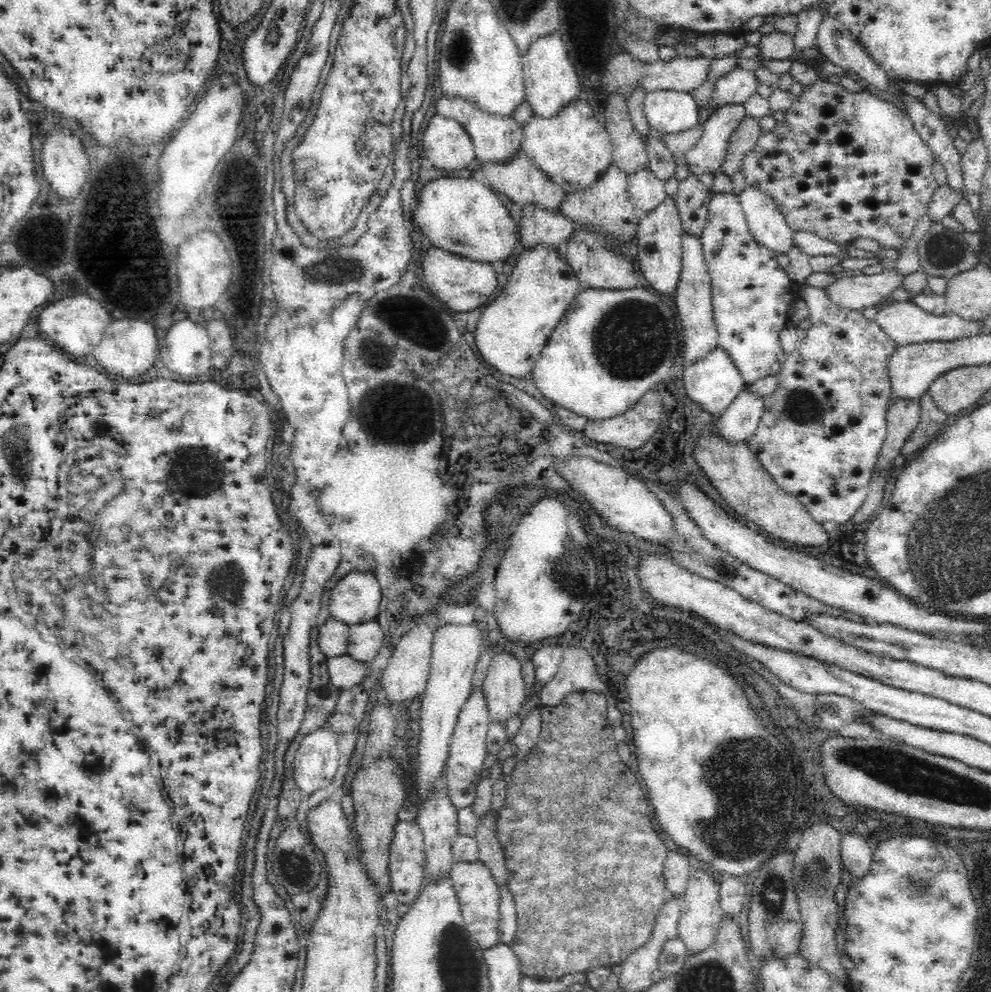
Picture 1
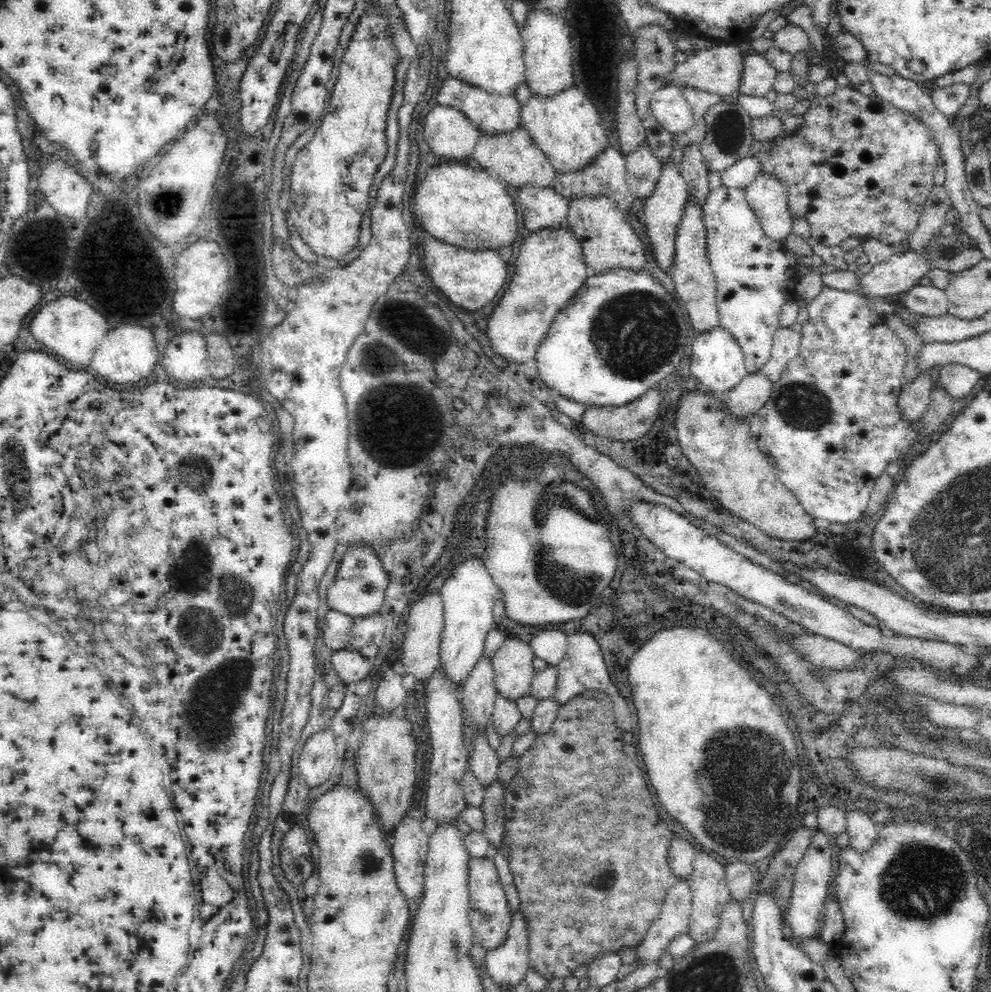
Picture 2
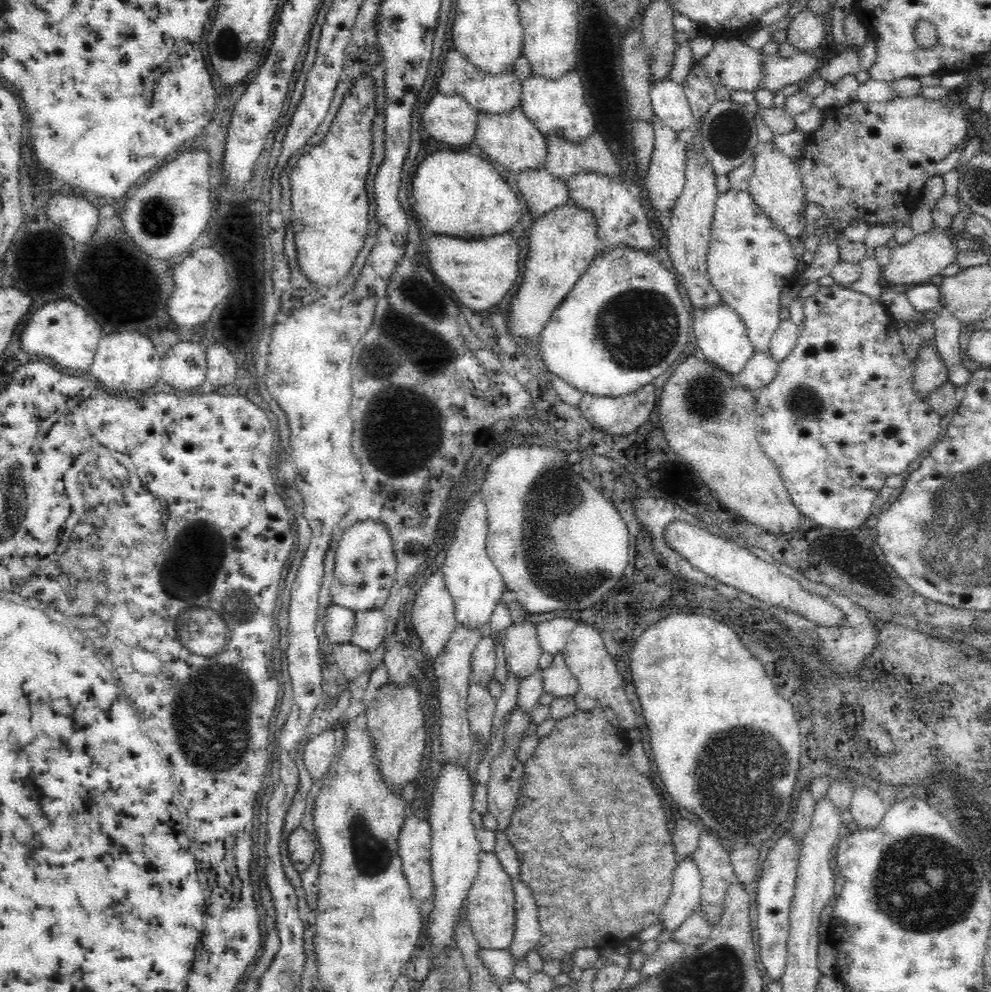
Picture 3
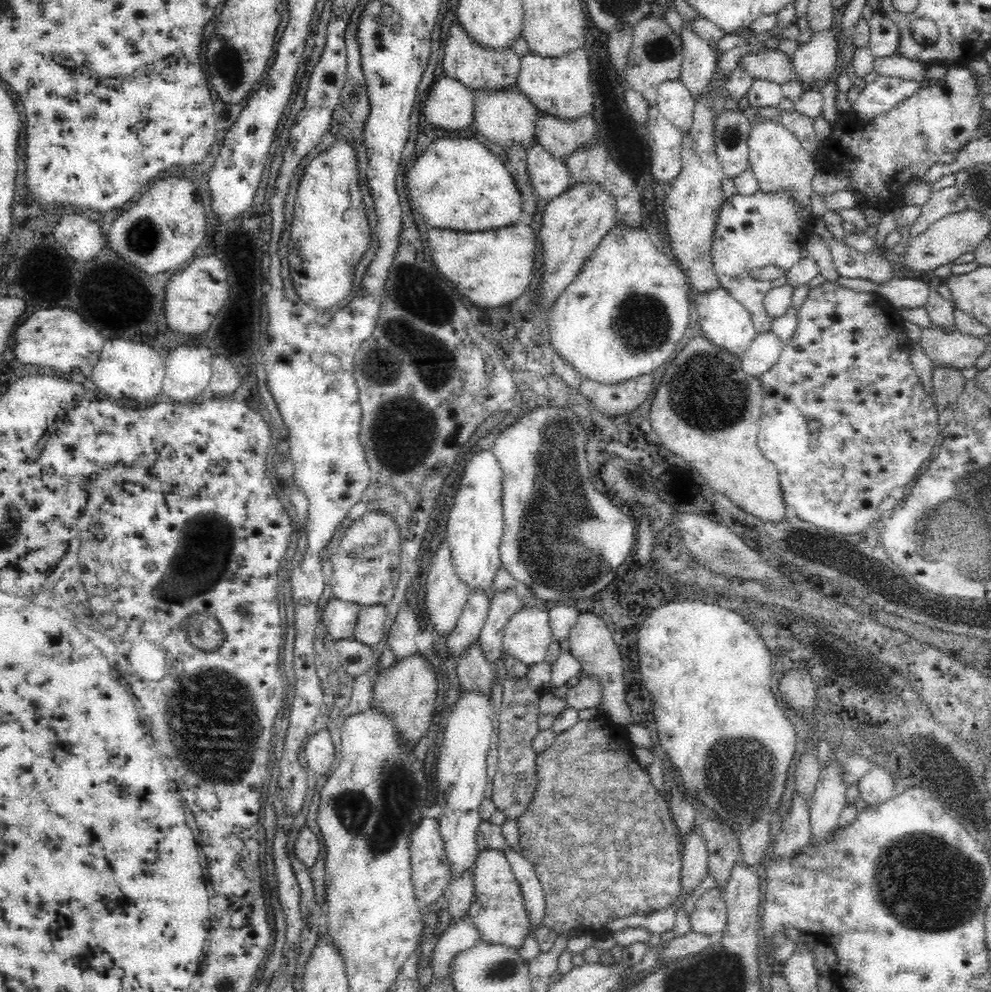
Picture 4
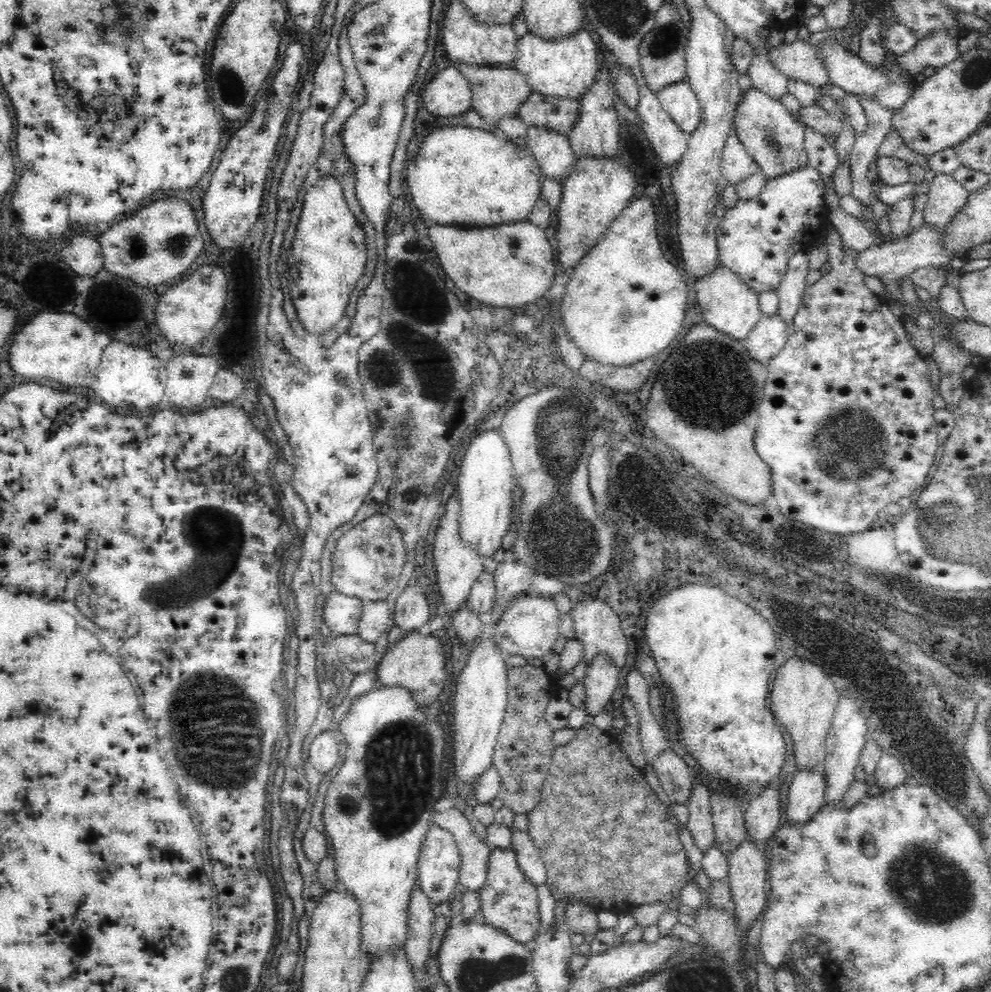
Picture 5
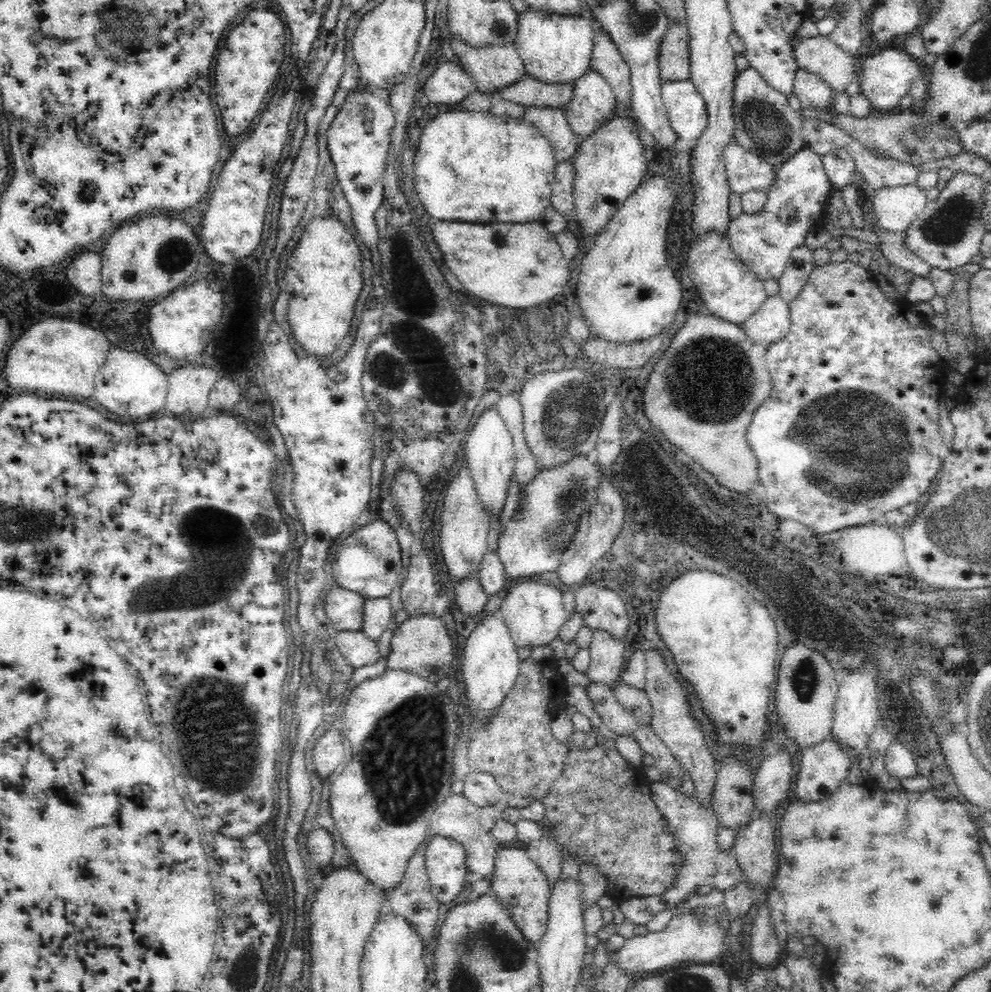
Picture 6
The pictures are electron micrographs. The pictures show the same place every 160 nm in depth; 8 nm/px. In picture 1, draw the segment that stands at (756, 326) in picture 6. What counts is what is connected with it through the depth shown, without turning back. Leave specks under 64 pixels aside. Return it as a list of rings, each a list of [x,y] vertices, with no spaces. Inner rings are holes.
[[[745,385],[739,397],[718,418],[717,430],[728,443],[747,441],[758,427],[764,410],[764,397],[750,391],[750,386]]]

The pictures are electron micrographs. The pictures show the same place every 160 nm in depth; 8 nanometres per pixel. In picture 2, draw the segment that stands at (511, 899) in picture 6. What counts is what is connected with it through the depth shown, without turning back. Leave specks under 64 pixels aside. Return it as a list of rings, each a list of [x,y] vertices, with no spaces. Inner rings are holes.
[[[489,857],[471,858],[469,862],[469,920],[473,941],[487,951],[498,948],[506,938],[511,926],[512,911],[508,907],[508,897],[500,883],[497,867]]]

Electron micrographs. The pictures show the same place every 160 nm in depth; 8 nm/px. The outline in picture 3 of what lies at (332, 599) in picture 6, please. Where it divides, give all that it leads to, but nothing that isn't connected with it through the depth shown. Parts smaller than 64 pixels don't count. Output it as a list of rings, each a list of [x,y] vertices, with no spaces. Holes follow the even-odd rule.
[[[330,603],[325,612],[325,633],[332,643],[351,642],[355,625],[355,611]]]

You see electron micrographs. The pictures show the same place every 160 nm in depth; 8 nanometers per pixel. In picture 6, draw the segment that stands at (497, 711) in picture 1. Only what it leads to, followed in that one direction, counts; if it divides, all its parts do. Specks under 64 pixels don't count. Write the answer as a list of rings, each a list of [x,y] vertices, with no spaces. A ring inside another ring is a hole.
[[[541,577],[525,578],[504,593],[500,611],[516,646],[542,646],[558,636],[566,622],[563,592]]]

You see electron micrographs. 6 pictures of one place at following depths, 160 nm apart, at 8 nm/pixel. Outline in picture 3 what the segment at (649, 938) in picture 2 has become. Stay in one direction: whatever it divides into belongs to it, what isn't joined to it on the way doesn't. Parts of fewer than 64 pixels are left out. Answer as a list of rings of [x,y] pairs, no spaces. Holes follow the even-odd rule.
[[[678,857],[673,875],[673,888],[666,906],[662,909],[661,920],[664,931],[676,931],[688,916],[698,908],[702,896],[702,876],[696,860]]]

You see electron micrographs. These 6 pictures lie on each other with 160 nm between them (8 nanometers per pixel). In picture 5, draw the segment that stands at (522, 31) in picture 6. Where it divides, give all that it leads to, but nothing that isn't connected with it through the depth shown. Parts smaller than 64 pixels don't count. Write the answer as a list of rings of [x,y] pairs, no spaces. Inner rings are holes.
[[[589,27],[558,39],[542,39],[528,30],[517,43],[514,66],[524,75],[530,88],[540,94],[579,98],[596,78],[596,72],[599,71],[597,58],[601,49],[601,44]]]

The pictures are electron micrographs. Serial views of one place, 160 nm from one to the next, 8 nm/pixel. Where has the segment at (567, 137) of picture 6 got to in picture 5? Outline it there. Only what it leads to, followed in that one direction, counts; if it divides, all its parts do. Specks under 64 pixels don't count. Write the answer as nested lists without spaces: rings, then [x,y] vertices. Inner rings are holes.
[[[532,124],[527,129],[526,143],[545,179],[563,181],[572,170],[575,154],[566,134]]]

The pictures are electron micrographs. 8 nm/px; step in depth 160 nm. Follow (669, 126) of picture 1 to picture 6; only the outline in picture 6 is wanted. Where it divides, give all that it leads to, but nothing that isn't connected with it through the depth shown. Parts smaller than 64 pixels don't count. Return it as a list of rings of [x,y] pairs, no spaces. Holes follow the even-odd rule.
[[[690,78],[663,81],[661,93],[676,138],[696,142],[708,124],[706,103],[696,85]]]

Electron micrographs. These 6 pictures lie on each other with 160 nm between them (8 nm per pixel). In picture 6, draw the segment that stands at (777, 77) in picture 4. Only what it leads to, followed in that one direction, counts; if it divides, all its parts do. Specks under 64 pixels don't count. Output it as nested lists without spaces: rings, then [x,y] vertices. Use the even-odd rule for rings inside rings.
[[[828,37],[804,38],[793,46],[793,51],[797,66],[820,75],[832,90],[845,92],[851,82],[857,84],[858,59]]]

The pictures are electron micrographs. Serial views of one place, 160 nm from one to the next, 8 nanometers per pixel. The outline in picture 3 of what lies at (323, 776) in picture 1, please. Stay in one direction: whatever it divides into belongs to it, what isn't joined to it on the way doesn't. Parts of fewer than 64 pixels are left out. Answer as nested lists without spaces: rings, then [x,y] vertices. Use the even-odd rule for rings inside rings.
[[[323,730],[311,737],[302,753],[311,777],[322,778],[330,770],[330,764],[336,754],[334,730]]]

